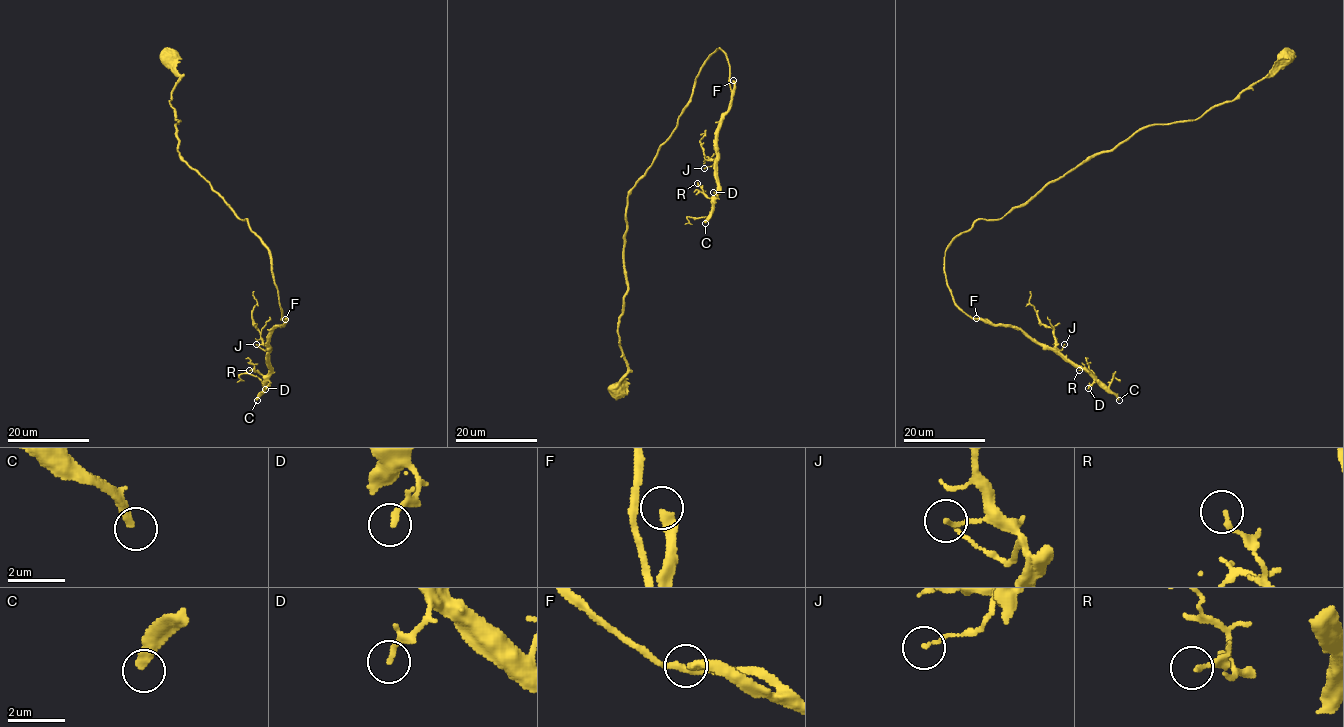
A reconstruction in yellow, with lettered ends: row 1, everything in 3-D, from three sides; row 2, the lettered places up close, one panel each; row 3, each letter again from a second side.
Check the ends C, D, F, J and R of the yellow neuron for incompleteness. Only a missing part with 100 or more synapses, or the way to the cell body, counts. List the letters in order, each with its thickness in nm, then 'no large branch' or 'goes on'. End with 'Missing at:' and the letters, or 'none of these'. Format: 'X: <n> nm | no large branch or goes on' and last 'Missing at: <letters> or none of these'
C: 360 nm | goes on
D: 200 nm | no large branch
F: 320 nm | goes on
J: 120 nm | no large branch
R: 160 nm | no large branch
Missing at: C, F

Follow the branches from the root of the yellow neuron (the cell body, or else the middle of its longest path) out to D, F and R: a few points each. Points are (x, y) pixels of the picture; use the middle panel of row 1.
D: (619, 388), (627, 372), (618, 335), (627, 195), (720, 48), (732, 98), (717, 131), (713, 192)
F: (619, 388), (627, 372), (618, 321), (628, 192), (717, 48), (732, 90), (733, 80)
R: (619, 388), (627, 195), (720, 48), (732, 98), (717, 193), (697, 183)

